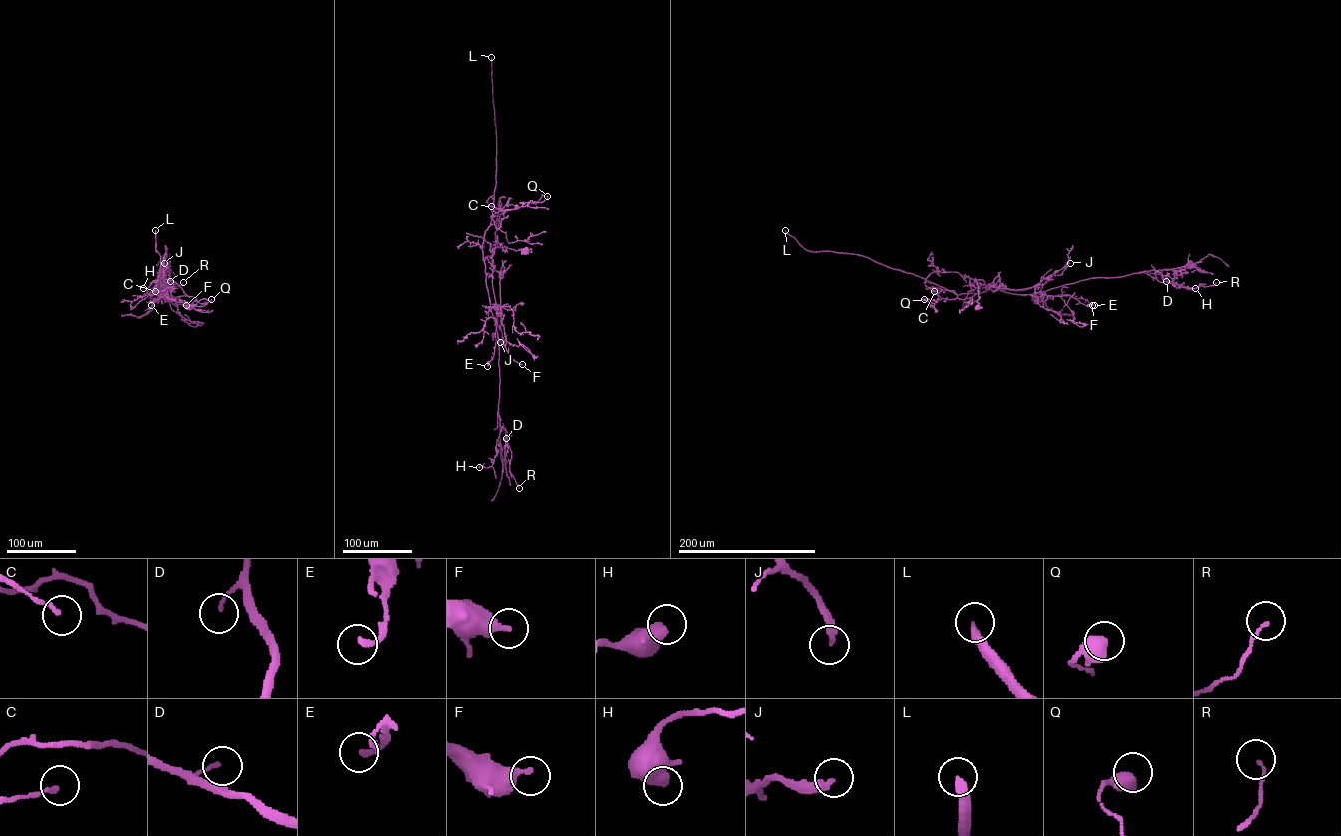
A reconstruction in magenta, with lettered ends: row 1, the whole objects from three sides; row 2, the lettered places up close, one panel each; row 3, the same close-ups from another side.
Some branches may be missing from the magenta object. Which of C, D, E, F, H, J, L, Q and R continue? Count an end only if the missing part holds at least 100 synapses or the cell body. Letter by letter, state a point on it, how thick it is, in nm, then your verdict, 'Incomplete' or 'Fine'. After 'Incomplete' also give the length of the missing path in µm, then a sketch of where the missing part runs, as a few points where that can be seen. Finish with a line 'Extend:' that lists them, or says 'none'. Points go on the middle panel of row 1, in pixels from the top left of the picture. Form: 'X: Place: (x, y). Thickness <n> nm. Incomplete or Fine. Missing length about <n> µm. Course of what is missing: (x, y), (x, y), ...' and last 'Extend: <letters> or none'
C: Place: (491, 206). Thickness 170 nm. Fine
D: Place: (506, 438). Thickness 110 nm. Fine
E: Place: (487, 366). Thickness 220 nm. Fine
F: Place: (522, 364). Thickness 400 nm. Fine
H: Place: (479, 467). Thickness 440 nm. Fine
J: Place: (500, 342). Thickness 280 nm. Fine
L: Place: (491, 57). Thickness 320 nm. Incomplete. Missing length about 250 µm
Q: Place: (547, 196). Thickness 600 nm. Fine
R: Place: (519, 488). Thickness 100 nm. Fine
Extend: L

